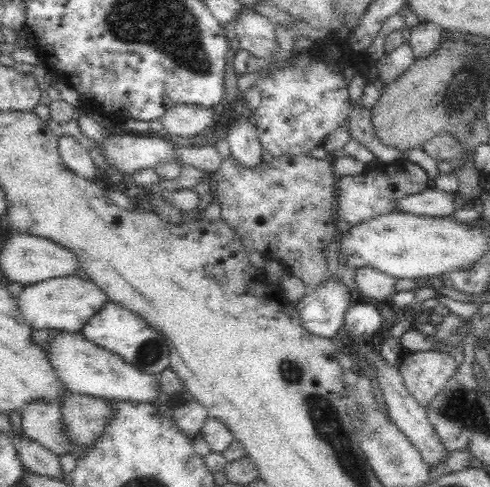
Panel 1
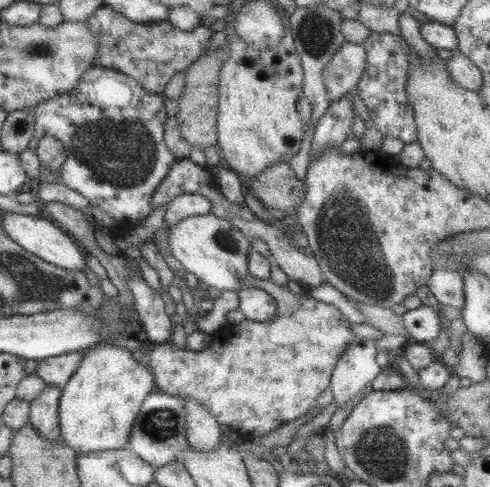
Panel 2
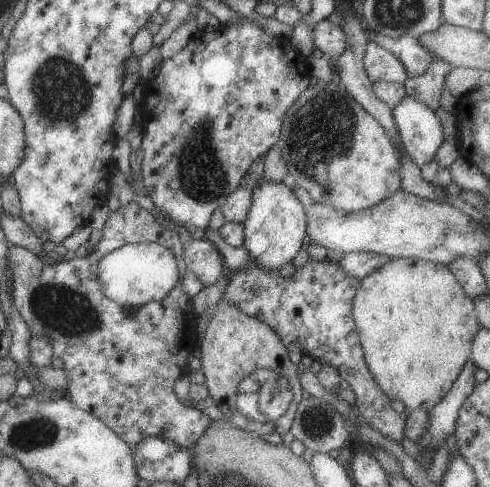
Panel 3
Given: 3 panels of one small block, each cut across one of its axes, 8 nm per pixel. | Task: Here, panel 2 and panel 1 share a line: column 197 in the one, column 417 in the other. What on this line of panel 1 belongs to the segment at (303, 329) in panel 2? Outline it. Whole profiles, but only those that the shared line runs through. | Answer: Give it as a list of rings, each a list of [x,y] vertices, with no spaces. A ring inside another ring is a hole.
[[[440,350],[404,352],[396,368],[408,394],[424,412],[436,400],[436,394],[442,392],[450,378],[458,372],[454,358]]]

